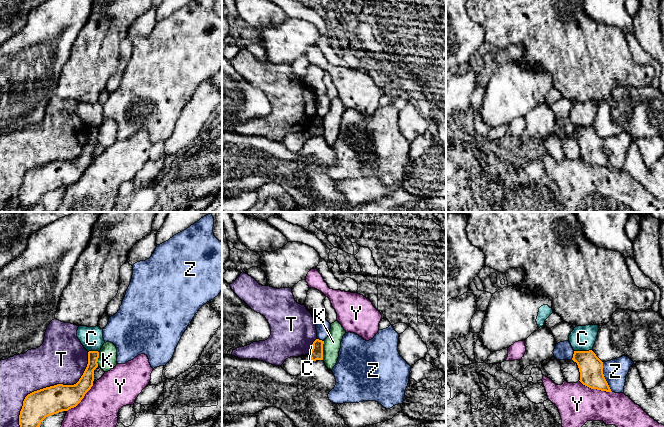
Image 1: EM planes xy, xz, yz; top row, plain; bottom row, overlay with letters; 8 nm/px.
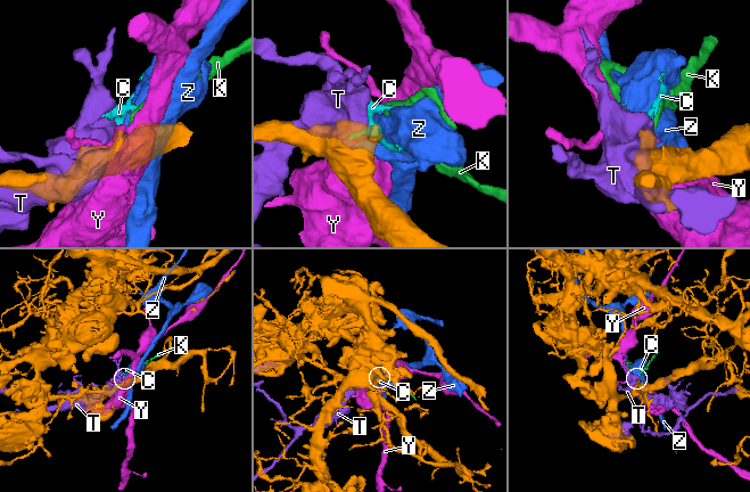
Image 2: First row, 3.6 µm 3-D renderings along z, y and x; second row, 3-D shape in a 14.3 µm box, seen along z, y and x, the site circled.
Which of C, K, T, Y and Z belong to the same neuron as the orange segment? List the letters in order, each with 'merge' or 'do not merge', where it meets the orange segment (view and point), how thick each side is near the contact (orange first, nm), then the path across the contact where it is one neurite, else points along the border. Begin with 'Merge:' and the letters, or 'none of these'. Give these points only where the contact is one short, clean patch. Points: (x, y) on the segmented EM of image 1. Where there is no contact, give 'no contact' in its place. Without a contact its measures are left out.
Merge: none of these
C: do not merge; meets orange in yz at (582, 351); 190 nm thick on the orange side, 200 nm on the other; border along yz (591, 349), (574, 351)
K: do not merge; meets orange in xz at (322, 350); 100 nm thick on the orange side, 140 nm on the other; border along xz (324, 341), (322, 359)
T: do not merge; meets orange in xy at (51, 386); 240 nm thick on the orange side, 400 nm on the other
Y: do not merge; meets orange in yz at (595, 388); 190 nm thick on the orange side, 320 nm on the other
Z: do not merge; meets orange in yz at (604, 377); 190 nm thick on the orange side, 190 nm on the other

